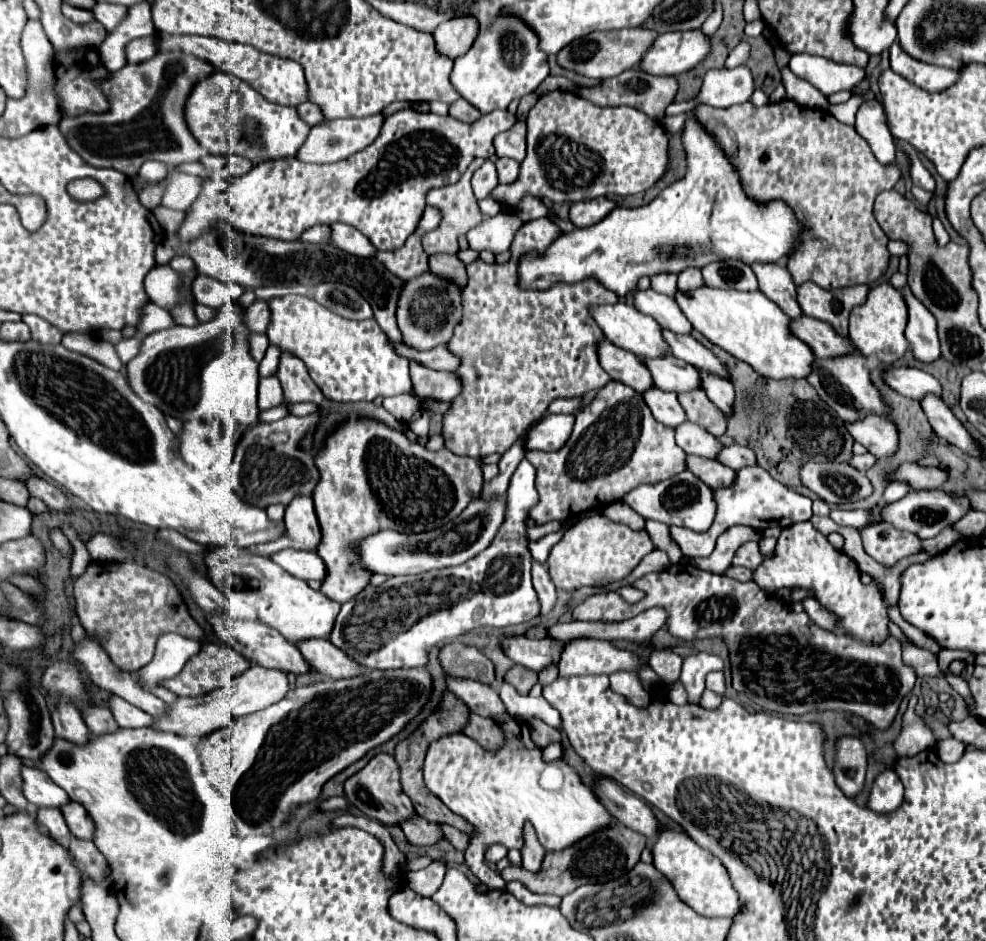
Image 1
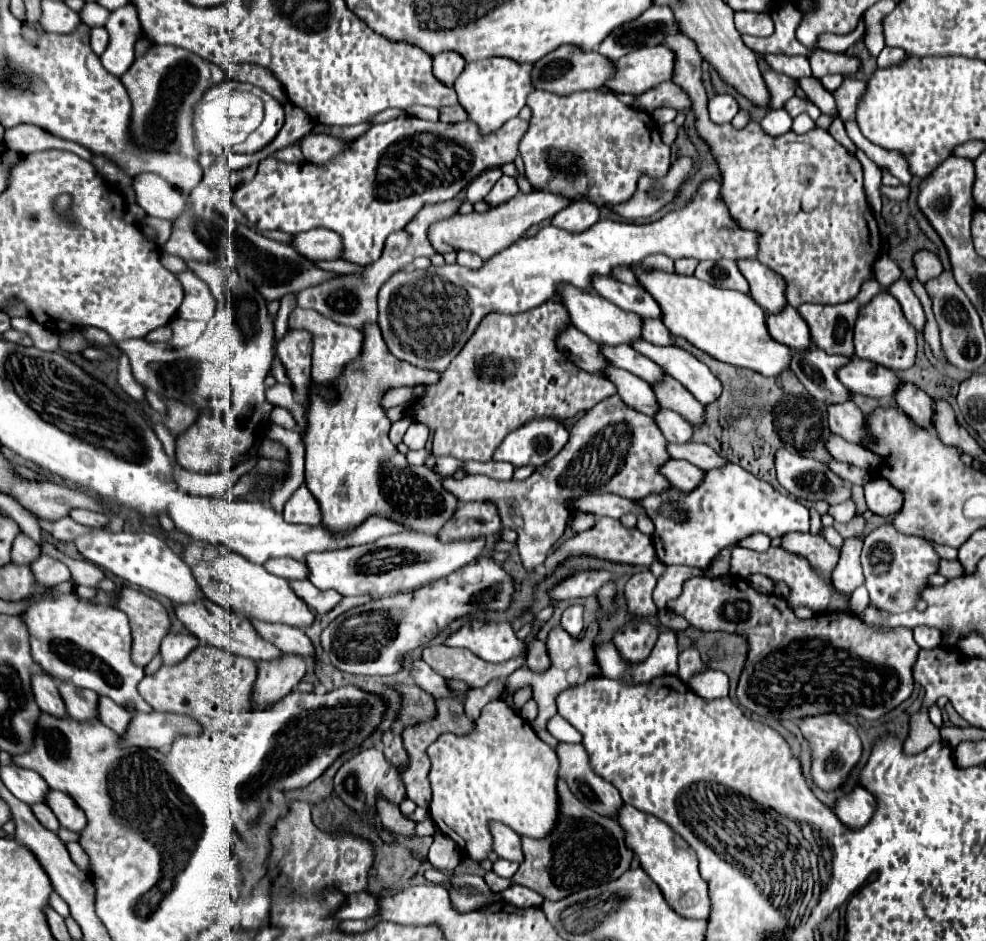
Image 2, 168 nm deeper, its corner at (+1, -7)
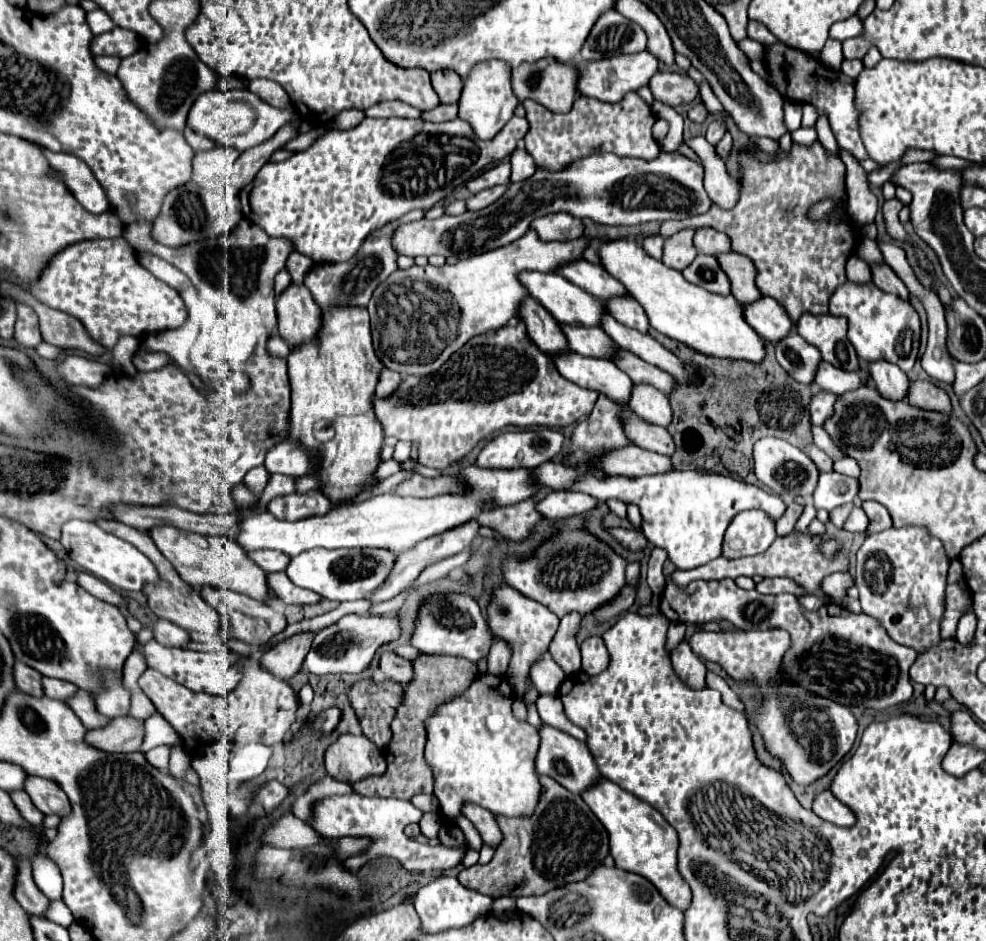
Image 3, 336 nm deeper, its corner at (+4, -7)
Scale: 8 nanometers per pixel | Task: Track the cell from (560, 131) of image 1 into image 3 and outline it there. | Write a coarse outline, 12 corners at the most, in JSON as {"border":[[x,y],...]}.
{"border":[[524,101],[526,151],[560,169],[592,153],[654,159],[650,105]]}

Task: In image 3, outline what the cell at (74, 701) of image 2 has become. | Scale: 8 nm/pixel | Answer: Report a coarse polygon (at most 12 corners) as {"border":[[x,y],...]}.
{"border":[[42,677],[44,695],[66,701],[78,691],[74,683]]}

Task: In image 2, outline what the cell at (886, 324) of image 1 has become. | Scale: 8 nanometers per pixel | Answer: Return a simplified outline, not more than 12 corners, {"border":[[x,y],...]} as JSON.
{"border":[[881,291],[861,307],[855,355],[891,371],[915,363],[913,327]]}

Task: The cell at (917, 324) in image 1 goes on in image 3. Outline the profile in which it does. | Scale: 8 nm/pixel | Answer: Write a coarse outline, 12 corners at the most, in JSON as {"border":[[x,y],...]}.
{"border":[[872,263],[878,289],[908,299],[906,285],[886,263]]}

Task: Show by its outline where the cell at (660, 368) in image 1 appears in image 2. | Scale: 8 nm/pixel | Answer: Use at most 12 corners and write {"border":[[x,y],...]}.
{"border":[[629,345],[603,349],[611,365],[651,385],[667,375],[661,365]]}

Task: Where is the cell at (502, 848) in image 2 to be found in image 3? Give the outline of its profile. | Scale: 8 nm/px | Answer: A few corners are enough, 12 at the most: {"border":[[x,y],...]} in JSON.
{"border":[[466,801],[462,813],[476,825],[484,843],[502,841],[494,815]]}

